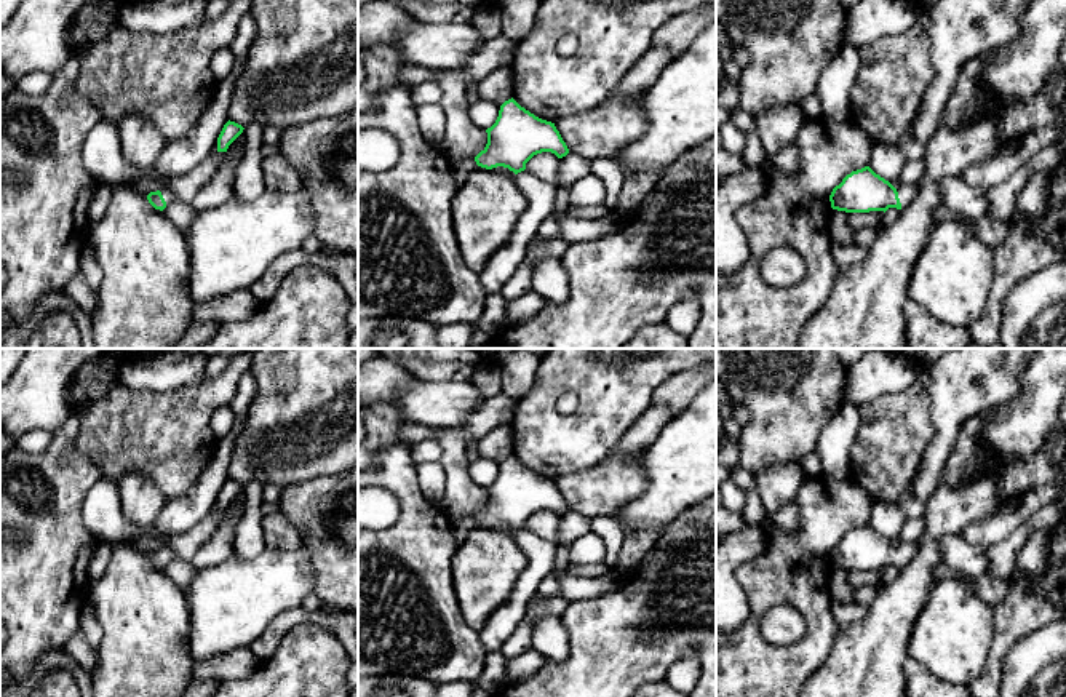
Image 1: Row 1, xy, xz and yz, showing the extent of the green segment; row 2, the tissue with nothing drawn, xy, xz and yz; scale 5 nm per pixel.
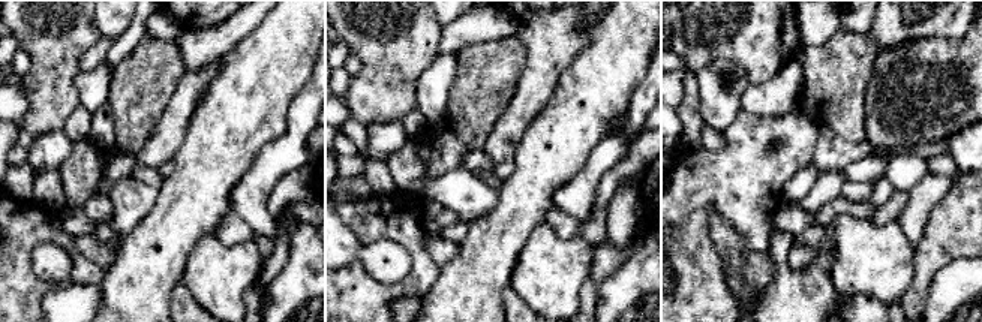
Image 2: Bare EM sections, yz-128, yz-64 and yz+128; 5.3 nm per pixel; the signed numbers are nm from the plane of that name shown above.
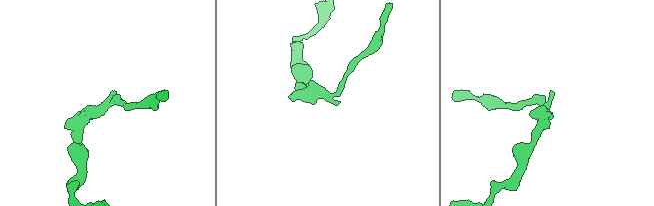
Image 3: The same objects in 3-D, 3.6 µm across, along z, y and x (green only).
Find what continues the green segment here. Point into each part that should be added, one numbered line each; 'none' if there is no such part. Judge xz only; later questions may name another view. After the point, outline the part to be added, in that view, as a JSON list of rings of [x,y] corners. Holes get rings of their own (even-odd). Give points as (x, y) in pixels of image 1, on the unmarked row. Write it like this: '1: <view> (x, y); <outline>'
1: xz (504, 621); [[[526,528],[513,534],[527,556],[527,564],[516,580],[510,598],[500,604],[478,631],[487,654],[500,652],[503,643],[515,633],[524,619],[526,604],[539,593],[540,582],[553,571],[556,545]]]

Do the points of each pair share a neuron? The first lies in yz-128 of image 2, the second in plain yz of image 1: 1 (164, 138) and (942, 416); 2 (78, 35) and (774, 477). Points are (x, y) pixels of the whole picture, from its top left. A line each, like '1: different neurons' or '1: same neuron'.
1: same neuron
2: different neurons

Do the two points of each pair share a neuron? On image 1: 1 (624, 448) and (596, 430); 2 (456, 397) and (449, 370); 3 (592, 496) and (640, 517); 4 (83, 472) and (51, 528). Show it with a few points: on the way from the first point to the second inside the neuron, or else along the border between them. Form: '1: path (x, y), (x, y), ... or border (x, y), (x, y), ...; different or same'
1: border (640, 414), (608, 456); different
2: border (419, 378), (469, 381); different
3: border (646, 480), (646, 488), (612, 515); different
4: path (69, 486), (58, 497), (58, 513); same

